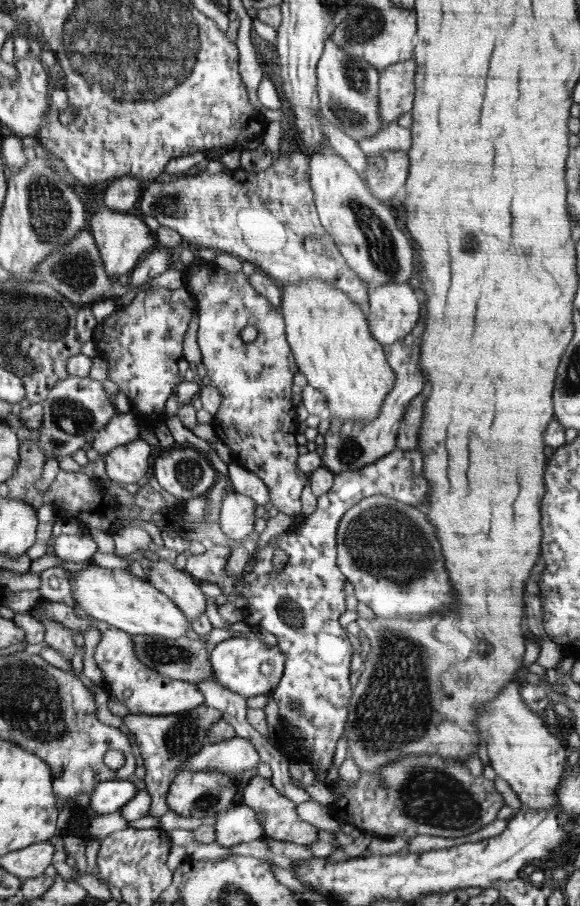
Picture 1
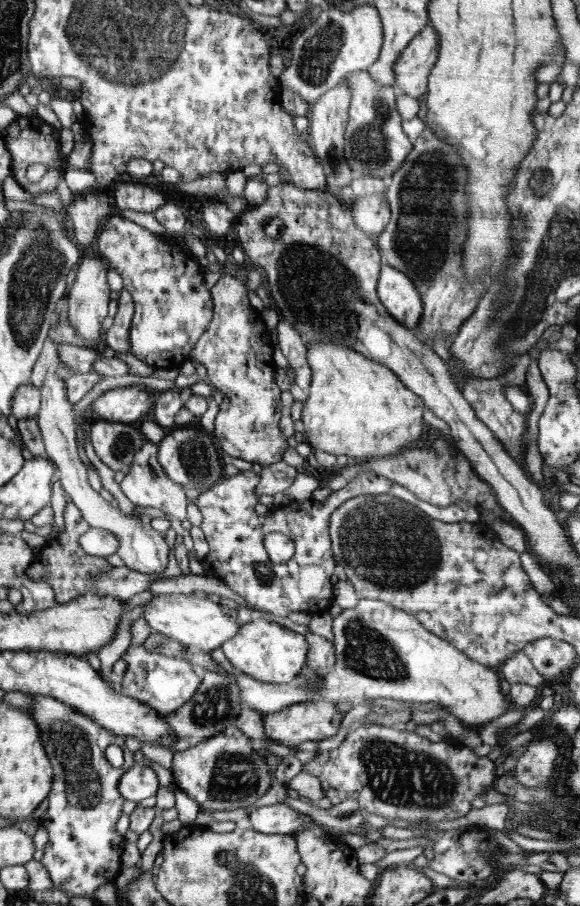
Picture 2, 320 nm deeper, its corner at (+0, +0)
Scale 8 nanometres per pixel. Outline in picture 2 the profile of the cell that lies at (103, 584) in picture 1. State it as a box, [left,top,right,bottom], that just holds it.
[143,593,239,653]

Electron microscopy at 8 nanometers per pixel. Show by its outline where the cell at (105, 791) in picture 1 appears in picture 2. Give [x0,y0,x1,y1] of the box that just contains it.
[120,764,158,802]

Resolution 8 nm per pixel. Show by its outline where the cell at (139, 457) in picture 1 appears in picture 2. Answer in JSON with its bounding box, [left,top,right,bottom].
[120,442,190,521]

